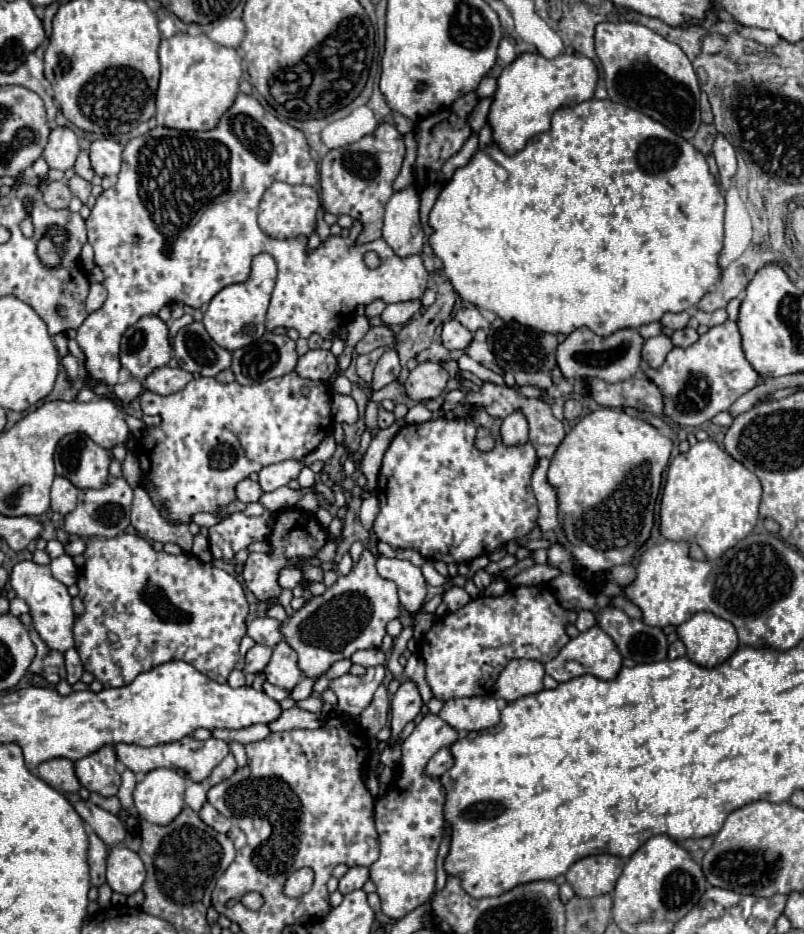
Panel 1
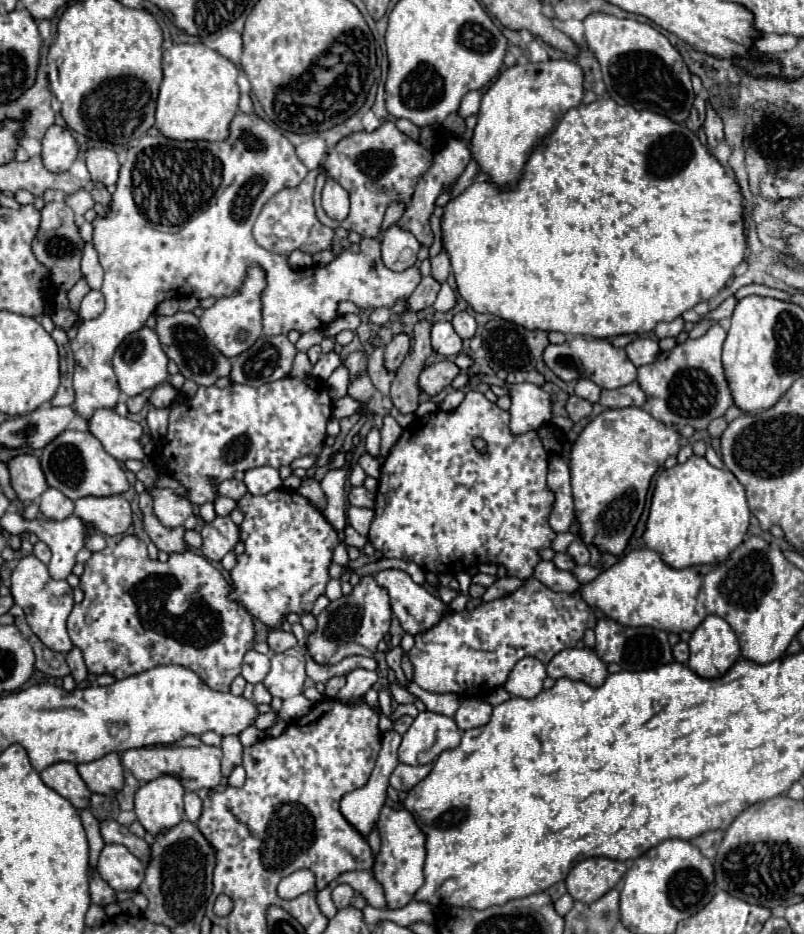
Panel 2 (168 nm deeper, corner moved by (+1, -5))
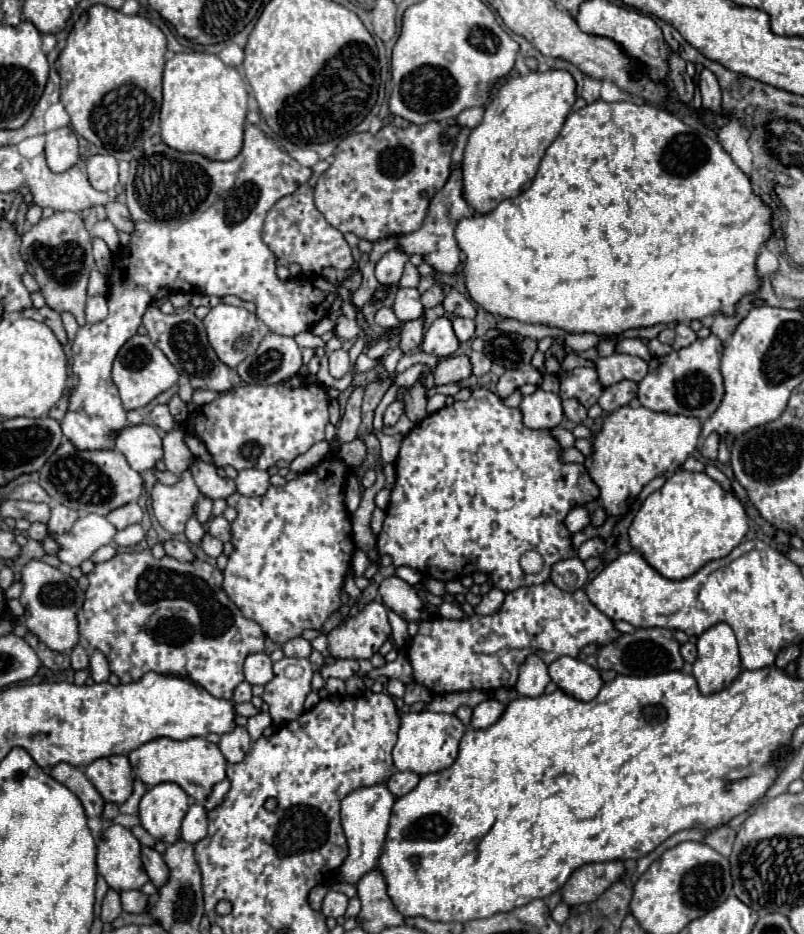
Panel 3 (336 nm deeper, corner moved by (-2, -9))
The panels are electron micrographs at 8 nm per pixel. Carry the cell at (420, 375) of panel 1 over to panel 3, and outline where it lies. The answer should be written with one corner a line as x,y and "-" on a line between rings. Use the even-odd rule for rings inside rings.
452,355
442,359
432,371
432,375
434,375
434,385
448,385
468,379
472,375
472,367
466,355

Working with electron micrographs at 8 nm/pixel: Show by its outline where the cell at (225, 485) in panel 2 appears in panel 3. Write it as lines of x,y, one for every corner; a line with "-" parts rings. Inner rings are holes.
196,461
192,465
192,475
194,481
198,485
198,489
202,491
202,495
210,497
210,499
228,499
232,493
236,493
236,483
232,479
222,479
216,473
216,467

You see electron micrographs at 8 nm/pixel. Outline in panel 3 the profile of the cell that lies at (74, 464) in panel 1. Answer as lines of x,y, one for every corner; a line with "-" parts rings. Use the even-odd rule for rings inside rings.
64,439
54,455
40,469
40,487
58,503
68,505
76,511
88,511
96,515
106,515
112,509
138,501
142,493
142,477
132,471
120,451
114,449
94,449
80,451
72,441

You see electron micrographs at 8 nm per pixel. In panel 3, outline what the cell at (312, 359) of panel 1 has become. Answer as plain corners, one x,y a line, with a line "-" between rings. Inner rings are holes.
344,349
334,351
328,355
328,363
330,363
330,375
340,379
344,373
350,371
350,361
348,361
348,353

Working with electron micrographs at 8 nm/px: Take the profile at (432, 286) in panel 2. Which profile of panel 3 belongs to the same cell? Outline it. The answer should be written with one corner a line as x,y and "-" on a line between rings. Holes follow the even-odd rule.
432,285
428,291
422,293
422,305
424,305
424,309
432,309
432,307
440,305
442,299
444,299
444,293
442,293
442,289
438,285

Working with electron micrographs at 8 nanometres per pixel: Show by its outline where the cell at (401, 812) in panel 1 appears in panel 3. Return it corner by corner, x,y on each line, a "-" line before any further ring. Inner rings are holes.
420,711
420,713
406,713
406,715
400,713
400,717
402,717
402,725
398,731
398,743
392,751
394,765
398,771
414,771
418,775
428,775
428,773
438,773
456,761
458,745
466,731
466,727
456,715

